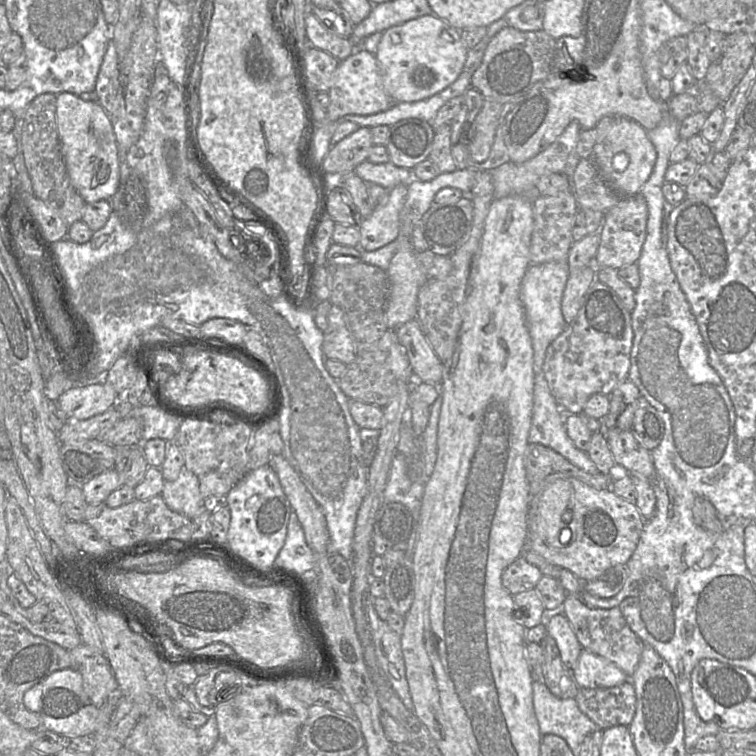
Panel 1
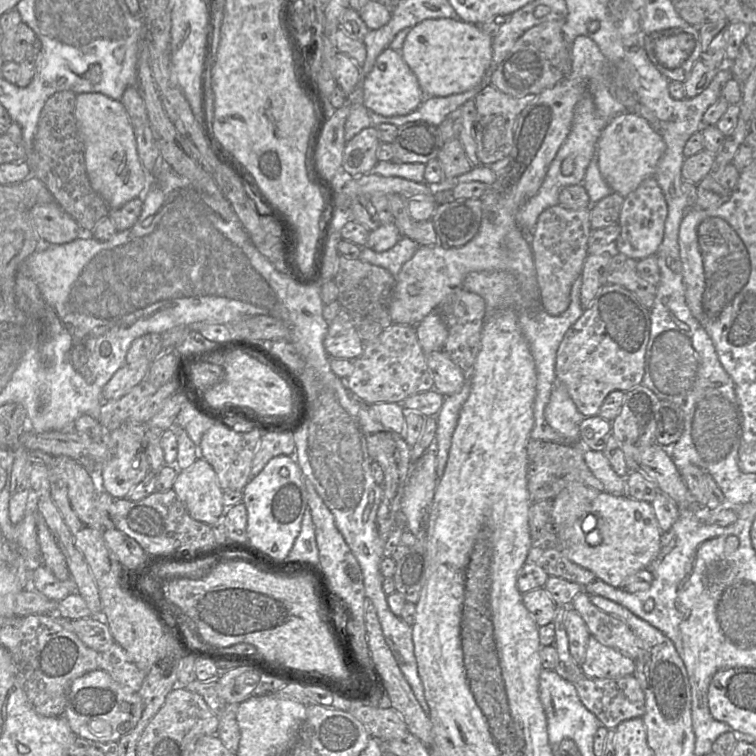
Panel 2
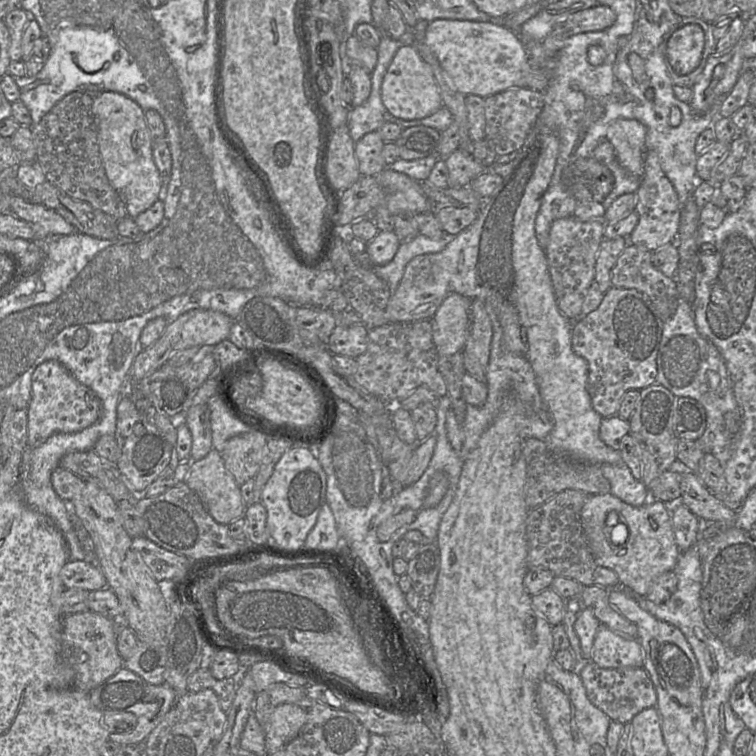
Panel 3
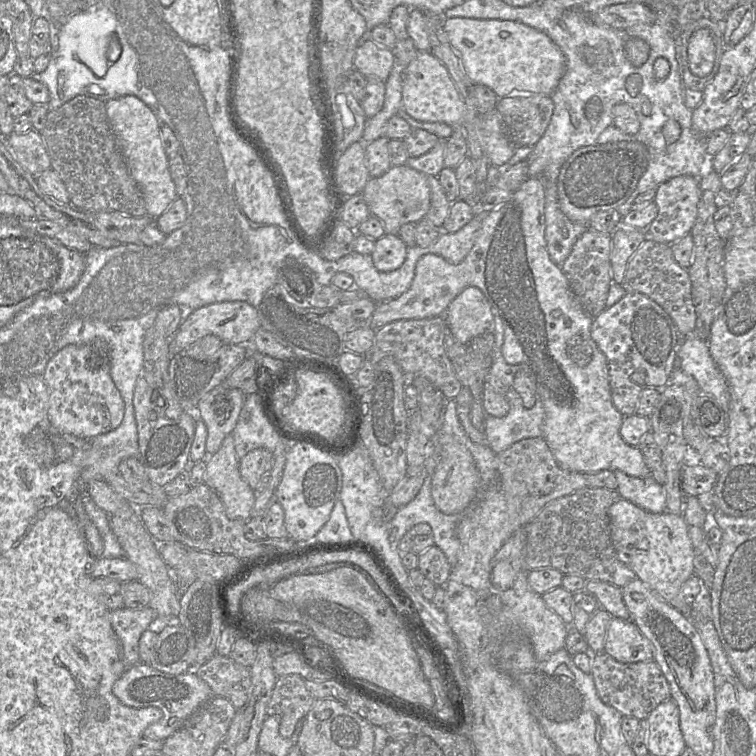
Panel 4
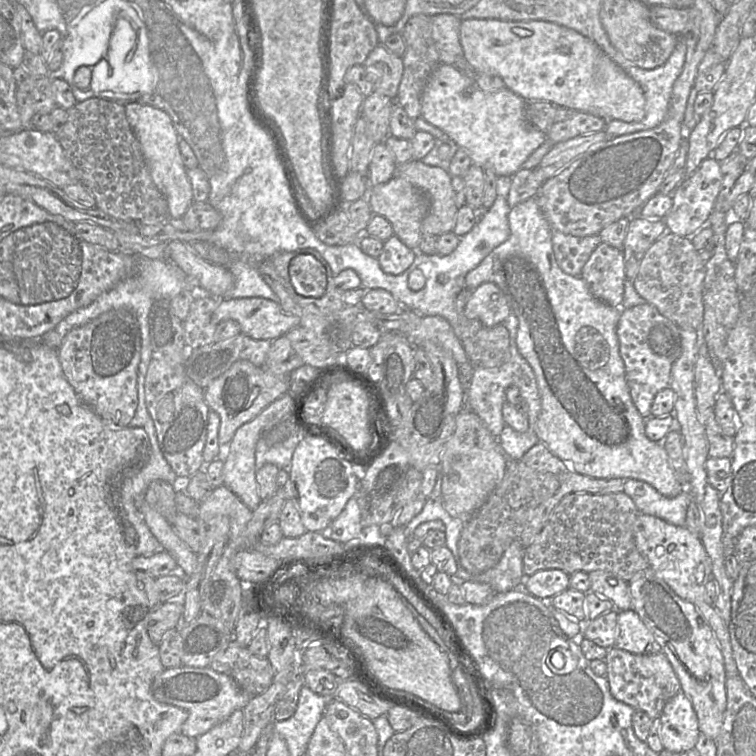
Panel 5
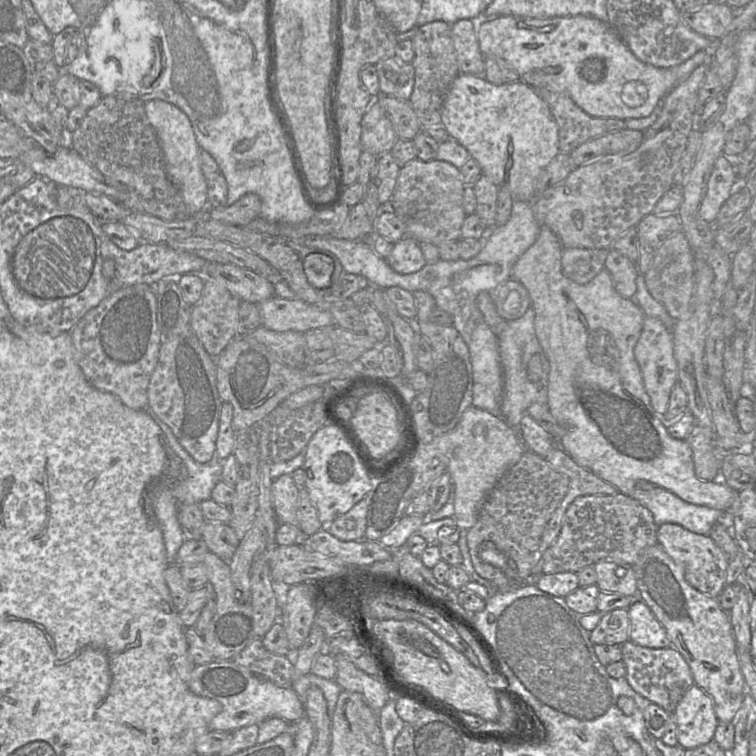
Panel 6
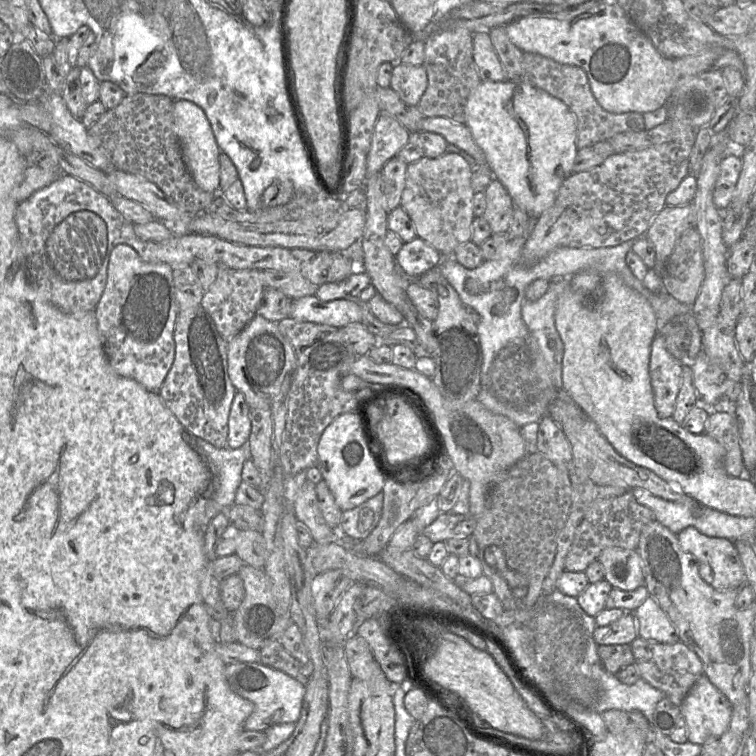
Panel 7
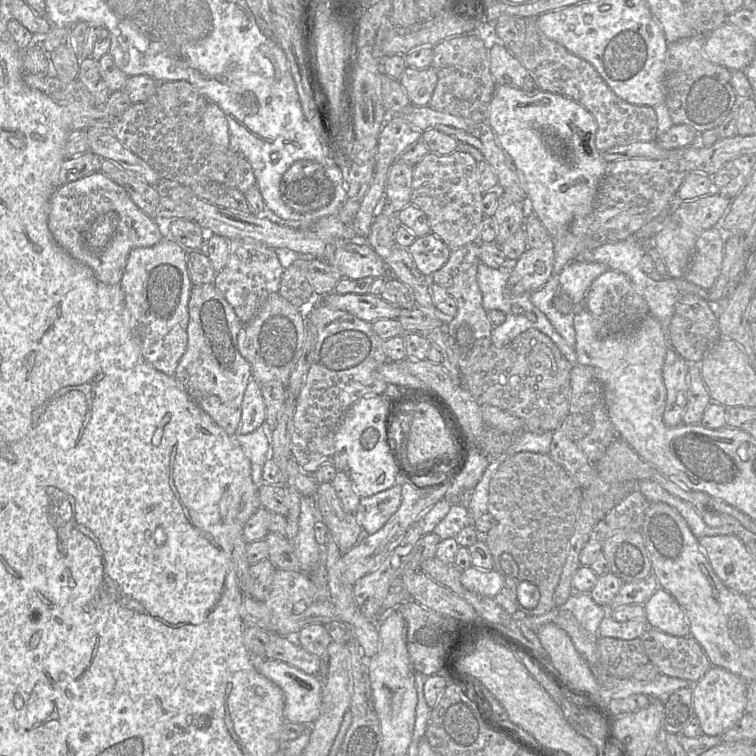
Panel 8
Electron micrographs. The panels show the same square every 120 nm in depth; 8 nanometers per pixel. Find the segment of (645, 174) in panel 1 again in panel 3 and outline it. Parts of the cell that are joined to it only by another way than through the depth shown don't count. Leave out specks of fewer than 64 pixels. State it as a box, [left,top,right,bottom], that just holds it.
[605,119,646,178]

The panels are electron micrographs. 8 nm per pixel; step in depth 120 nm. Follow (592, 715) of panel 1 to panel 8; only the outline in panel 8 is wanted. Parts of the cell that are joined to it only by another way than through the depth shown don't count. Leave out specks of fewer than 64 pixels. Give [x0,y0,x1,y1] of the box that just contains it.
[640,628,711,682]

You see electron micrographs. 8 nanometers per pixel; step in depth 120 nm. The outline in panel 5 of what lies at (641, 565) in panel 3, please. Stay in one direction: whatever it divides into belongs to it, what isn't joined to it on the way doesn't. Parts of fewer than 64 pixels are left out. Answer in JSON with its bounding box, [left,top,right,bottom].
[633,513,740,674]

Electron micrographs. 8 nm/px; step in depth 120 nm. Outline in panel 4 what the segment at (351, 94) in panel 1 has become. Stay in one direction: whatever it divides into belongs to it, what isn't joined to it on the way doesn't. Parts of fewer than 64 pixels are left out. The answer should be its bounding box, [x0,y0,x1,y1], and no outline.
[402,51,465,127]

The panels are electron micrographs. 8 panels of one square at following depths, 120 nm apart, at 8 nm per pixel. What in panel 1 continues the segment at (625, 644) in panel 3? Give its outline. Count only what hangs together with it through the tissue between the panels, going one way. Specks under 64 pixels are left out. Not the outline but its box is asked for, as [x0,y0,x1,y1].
[573,649,630,688]

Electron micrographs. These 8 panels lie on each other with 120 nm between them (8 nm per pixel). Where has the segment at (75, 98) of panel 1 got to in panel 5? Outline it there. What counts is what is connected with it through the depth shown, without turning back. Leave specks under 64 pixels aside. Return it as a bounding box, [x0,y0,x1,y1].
[124,102,194,218]

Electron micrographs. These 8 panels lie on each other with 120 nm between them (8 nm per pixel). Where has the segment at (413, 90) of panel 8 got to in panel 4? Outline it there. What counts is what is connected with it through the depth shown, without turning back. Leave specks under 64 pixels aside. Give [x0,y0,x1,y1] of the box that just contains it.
[354,40,394,82]

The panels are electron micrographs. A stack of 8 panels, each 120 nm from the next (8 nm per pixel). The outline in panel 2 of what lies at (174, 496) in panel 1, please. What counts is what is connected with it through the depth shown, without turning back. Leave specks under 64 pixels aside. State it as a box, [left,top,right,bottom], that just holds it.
[172,458,227,525]

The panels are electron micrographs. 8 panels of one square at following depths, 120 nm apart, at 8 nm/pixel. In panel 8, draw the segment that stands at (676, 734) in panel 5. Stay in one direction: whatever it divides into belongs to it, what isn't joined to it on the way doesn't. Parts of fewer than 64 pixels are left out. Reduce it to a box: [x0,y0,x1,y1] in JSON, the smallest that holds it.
[693,665,749,735]

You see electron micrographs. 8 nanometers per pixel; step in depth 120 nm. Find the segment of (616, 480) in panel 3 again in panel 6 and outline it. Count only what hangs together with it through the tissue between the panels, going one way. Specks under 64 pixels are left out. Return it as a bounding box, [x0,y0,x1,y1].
[631,483,732,536]

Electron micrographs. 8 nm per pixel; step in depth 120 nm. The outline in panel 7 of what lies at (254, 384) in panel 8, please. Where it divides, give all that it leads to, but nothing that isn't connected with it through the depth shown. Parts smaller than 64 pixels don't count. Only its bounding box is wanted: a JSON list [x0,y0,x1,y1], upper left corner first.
[225,393,251,449]

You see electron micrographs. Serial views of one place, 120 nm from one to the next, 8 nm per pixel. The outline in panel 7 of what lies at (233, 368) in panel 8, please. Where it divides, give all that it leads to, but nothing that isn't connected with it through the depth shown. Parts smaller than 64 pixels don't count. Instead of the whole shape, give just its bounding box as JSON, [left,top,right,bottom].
[158,304,237,447]

